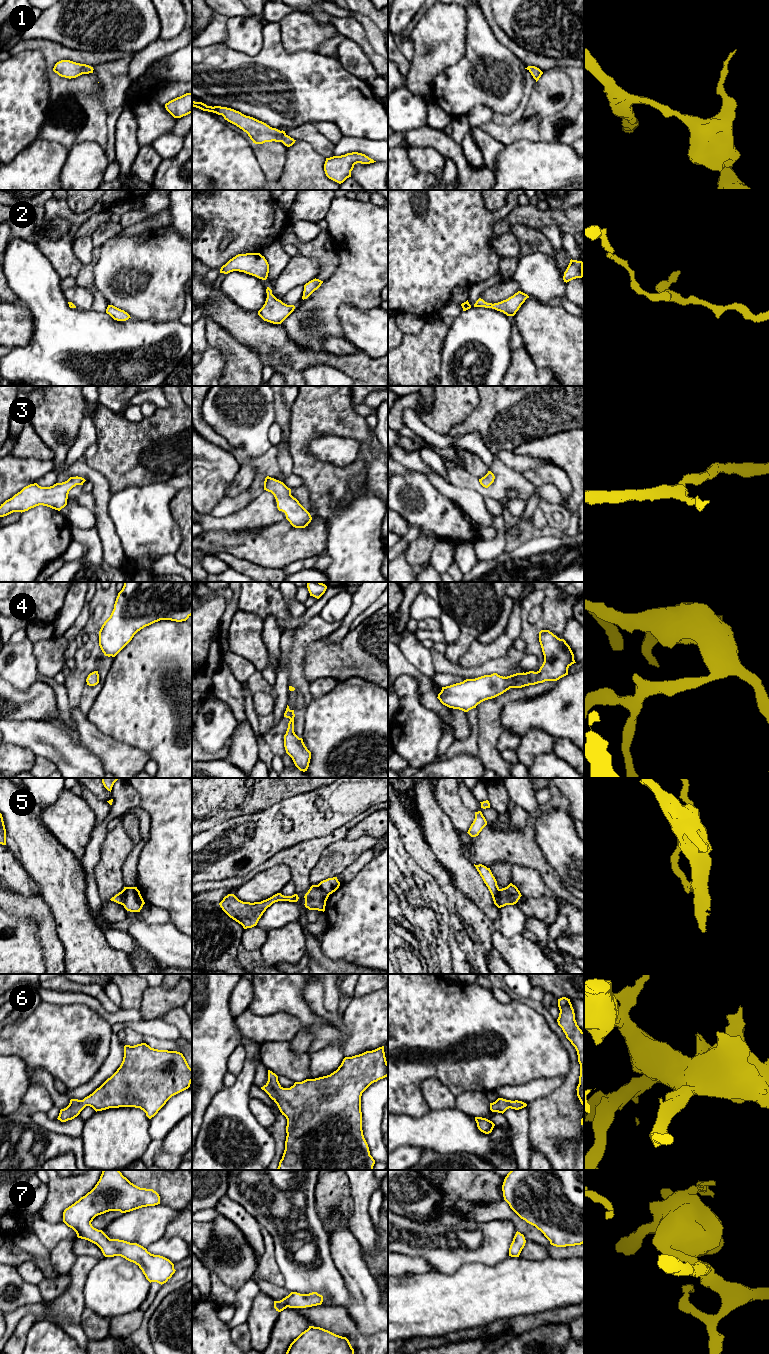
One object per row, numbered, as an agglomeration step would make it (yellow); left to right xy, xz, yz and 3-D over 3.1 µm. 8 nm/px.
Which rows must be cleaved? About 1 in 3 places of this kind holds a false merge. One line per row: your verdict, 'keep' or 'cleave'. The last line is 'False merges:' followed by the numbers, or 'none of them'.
1: keep
2: keep
3: keep
4: keep
5: cleave
6: keep
7: keep
False merges: 5

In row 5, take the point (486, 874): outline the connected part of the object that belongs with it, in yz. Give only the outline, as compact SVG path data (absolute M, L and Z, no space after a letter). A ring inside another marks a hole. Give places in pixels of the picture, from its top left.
M479 864L479 865L475 865L477 871L479 872L480 876L482 877L484 883L486 884L486 886L488 887L494 904L498 907L501 908L500 904L499 904L499 887L497 885L497 881L495 879L495 877L493 876L490 868L487 868L486 866Z

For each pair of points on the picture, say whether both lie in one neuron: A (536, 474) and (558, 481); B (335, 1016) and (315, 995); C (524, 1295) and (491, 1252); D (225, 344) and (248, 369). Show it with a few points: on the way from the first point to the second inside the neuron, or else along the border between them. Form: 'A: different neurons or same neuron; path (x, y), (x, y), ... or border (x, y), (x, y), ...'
A: same neuron; path (541, 474), (551, 474), (553, 476)
B: same neuron; path (330, 1011), (320, 1000)
C: different neurons; border (508, 1255), (492, 1265), (477, 1264), (475, 1262)
D: same neuron; path (231, 350), (242, 363)

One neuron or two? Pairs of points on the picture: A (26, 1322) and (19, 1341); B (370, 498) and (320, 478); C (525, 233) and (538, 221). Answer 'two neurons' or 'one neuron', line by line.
A: one neuron
B: two neurons
C: two neurons

